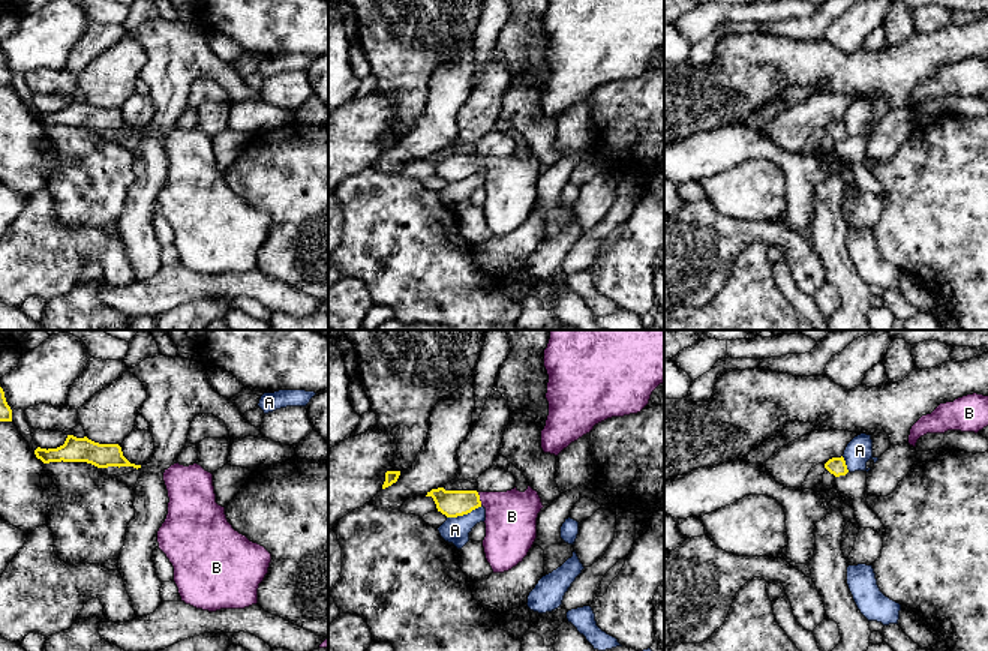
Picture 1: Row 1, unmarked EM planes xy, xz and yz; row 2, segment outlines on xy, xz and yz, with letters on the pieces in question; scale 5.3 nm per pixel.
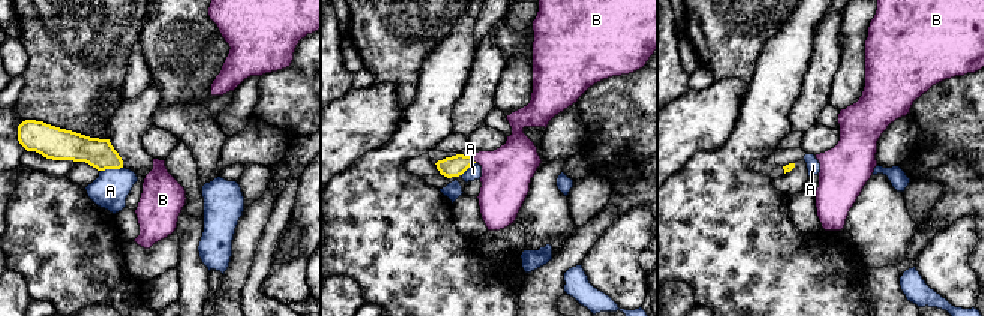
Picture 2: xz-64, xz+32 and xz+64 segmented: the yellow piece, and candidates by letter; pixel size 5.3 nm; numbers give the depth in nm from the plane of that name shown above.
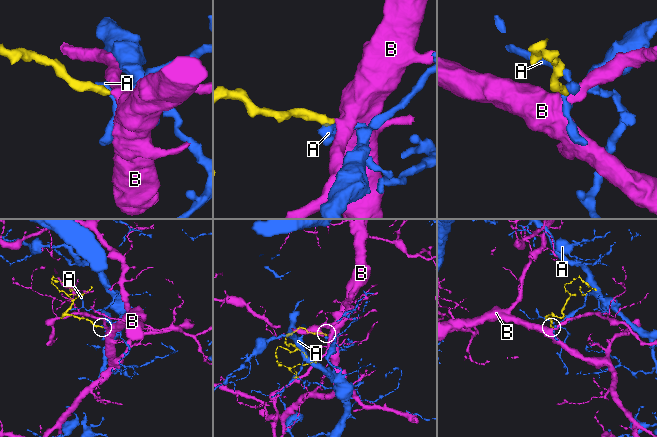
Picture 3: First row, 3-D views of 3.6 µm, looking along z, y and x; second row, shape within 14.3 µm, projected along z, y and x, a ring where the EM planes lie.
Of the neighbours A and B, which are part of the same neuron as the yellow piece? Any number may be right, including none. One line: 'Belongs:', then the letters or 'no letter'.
Belongs: B

